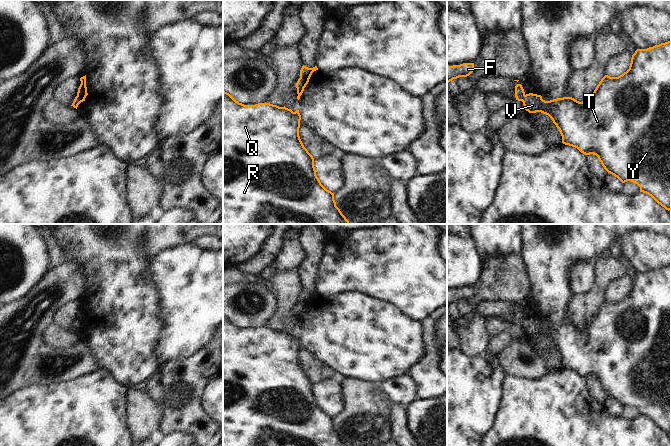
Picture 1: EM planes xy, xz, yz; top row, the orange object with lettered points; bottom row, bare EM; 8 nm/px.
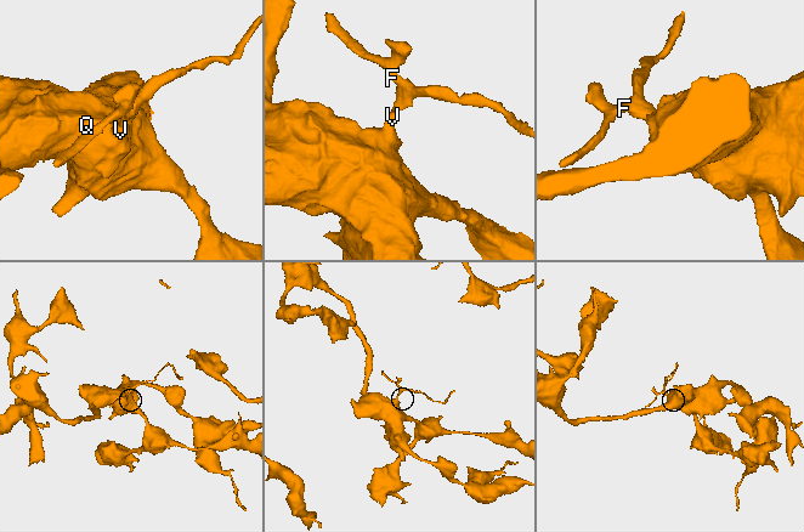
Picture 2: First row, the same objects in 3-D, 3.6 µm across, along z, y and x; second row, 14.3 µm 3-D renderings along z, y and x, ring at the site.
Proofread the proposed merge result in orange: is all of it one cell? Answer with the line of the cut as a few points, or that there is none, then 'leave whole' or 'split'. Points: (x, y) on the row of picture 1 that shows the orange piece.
cut in xz along (300, 76), (308, 79); split

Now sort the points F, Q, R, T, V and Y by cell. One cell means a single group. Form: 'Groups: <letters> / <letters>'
Groups: F / Q R T V Y

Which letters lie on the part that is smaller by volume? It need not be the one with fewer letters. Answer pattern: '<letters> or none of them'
F

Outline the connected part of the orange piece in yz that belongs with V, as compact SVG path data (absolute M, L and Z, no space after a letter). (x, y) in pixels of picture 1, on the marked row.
M671 41L649 47L647 49L637 49L632 55L629 69L618 77L605 75L593 94L584 101L579 102L572 97L557 98L550 101L542 99L541 95L529 93L524 95L522 100L525 110L529 113L541 112L548 115L562 136L562 143L577 148L585 155L596 155L604 169L617 177L622 183L631 181L640 187L640 192L651 196L658 204L666 210L671 210Z

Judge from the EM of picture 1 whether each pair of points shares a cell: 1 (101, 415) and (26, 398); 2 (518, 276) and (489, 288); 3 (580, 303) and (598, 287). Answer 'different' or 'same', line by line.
1: same
2: same
3: same

